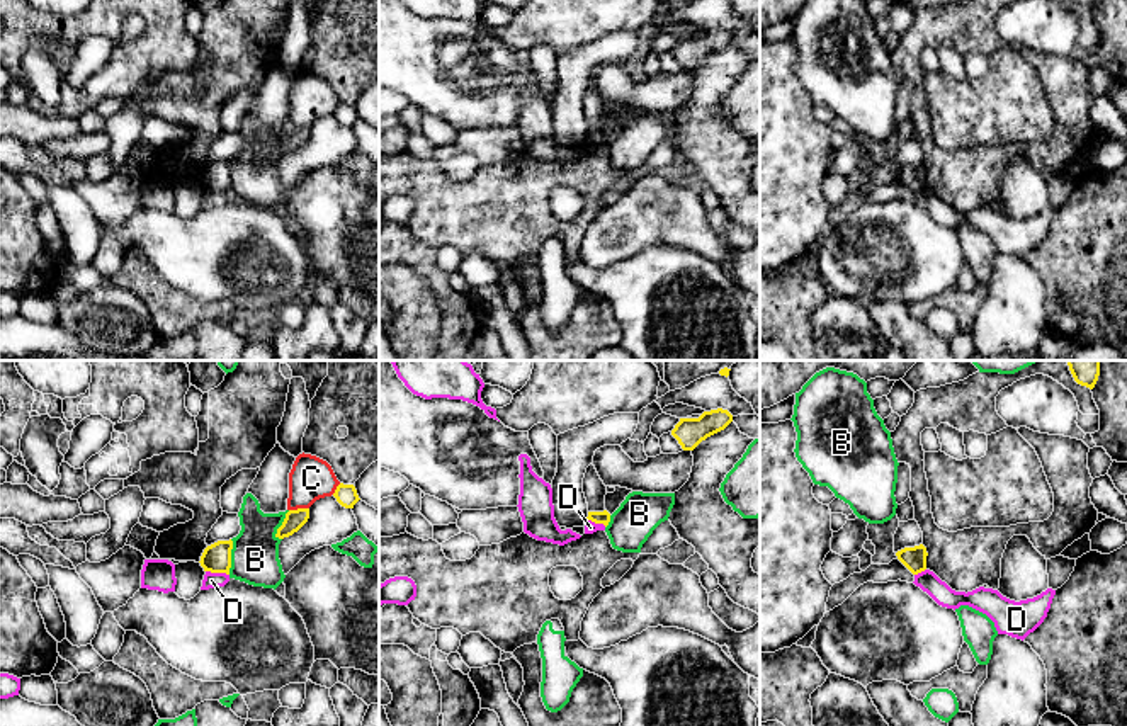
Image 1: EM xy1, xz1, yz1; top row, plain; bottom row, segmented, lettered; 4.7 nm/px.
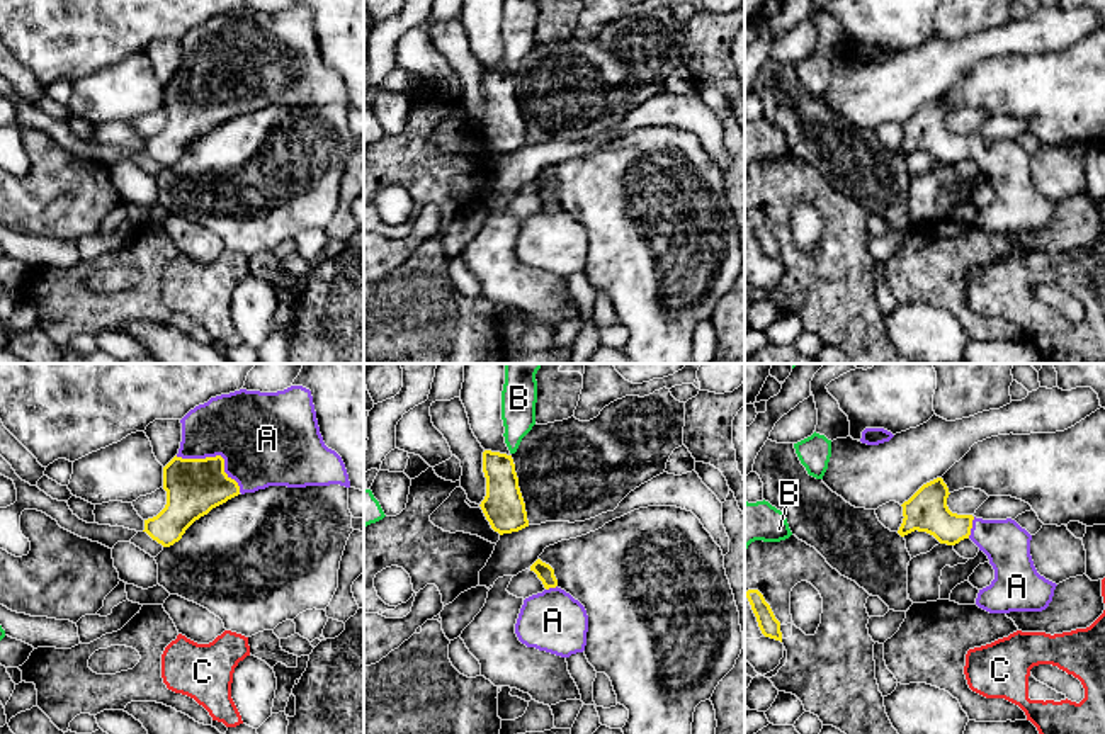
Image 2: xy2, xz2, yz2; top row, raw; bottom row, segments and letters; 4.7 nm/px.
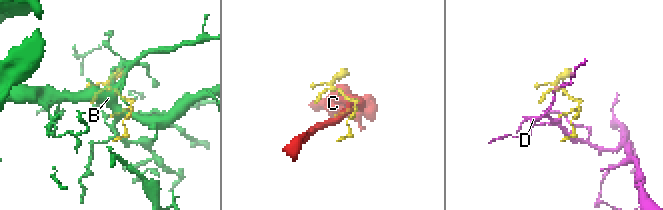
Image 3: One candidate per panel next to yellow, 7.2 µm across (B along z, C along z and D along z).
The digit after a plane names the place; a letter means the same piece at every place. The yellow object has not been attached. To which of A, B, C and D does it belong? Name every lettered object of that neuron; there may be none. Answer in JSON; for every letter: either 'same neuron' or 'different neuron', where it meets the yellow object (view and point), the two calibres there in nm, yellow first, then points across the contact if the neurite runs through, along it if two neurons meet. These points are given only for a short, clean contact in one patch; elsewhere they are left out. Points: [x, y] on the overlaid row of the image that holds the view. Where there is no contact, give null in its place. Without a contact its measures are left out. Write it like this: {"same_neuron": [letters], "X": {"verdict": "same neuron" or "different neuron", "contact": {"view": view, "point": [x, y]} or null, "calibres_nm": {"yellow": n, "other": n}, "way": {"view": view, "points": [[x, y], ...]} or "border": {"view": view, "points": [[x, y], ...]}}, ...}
{"same_neuron": ["A"], "A": {"verdict": "same neuron", "contact": {"view": "xy2", "point": [216, 456]}, "calibres_nm": {"yellow": 280, "other": 440}}, "B": {"verdict": "different neuron", "contact": {"view": "xy1", "point": [230, 556]}, "calibres_nm": {"yellow": 140, "other": 220}}, "C": {"verdict": "different neuron", "contact": {"view": "xy1", "point": [298, 509]}, "calibres_nm": {"yellow": 100, "other": 200}}, "D": {"verdict": "different neuron", "contact": {"view": "xy1", "point": [218, 572]}, "calibres_nm": {"yellow": 140, "other": 80}, "border": {"view": "xy1", "points": [[206, 570], [228, 575]]}}}

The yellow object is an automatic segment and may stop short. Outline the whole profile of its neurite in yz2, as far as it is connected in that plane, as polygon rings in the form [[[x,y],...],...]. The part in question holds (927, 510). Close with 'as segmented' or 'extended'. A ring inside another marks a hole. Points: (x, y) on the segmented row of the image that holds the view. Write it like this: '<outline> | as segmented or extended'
[[[942,477],[923,484],[903,506],[901,537],[918,530],[940,544],[971,539],[994,569],[989,586],[979,590],[976,605],[989,613],[1042,612],[1054,596],[1056,583],[1040,576],[1030,556],[1032,535],[1015,520],[983,520],[952,513],[949,488]]] | extended

